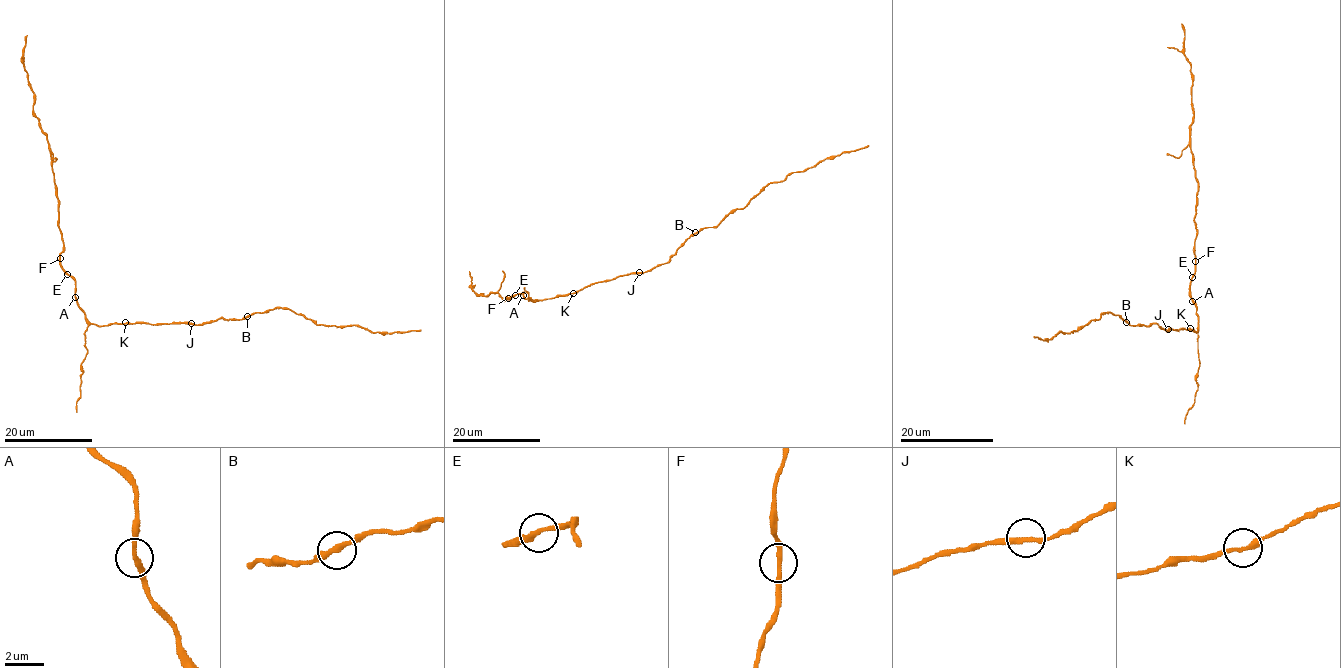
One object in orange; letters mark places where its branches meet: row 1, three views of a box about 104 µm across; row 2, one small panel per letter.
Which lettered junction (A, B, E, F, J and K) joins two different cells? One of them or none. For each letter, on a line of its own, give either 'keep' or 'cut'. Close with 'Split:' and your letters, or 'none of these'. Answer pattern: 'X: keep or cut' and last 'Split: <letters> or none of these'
A: keep
B: keep
E: keep
F: keep
J: keep
K: keep
Split: none of these

